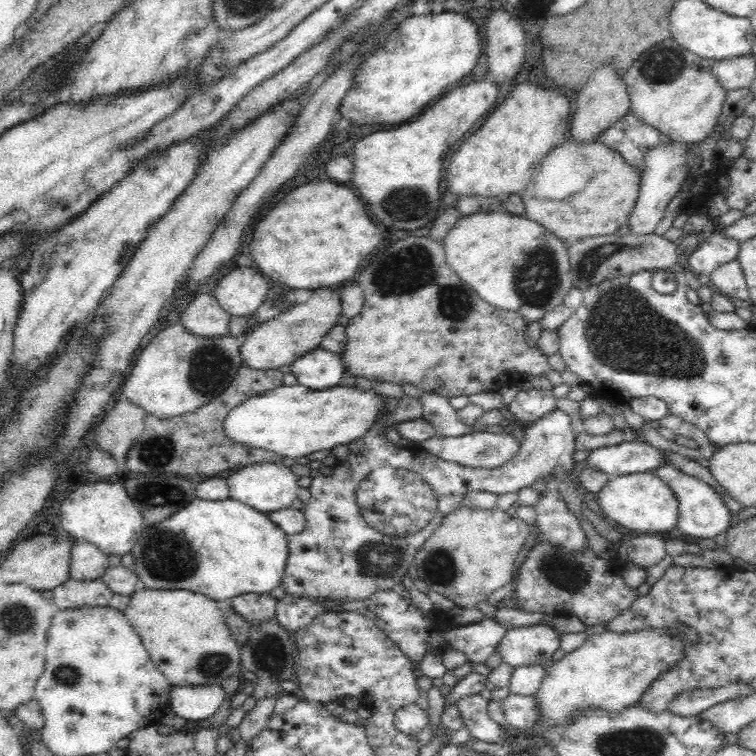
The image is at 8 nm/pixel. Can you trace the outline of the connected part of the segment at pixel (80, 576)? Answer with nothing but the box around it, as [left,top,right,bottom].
[70,542,109,581]

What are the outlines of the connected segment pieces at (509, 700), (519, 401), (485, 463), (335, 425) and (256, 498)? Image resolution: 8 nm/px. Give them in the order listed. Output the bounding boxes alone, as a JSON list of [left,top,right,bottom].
[[502,694,539,734],[508,388,556,424],[420,432,520,469],[224,384,386,458],[228,462,301,513]]

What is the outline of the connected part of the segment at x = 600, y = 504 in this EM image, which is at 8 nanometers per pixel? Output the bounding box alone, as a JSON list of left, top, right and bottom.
[597,472,679,533]

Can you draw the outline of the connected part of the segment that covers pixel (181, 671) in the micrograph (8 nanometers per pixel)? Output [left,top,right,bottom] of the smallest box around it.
[123,587,240,686]

